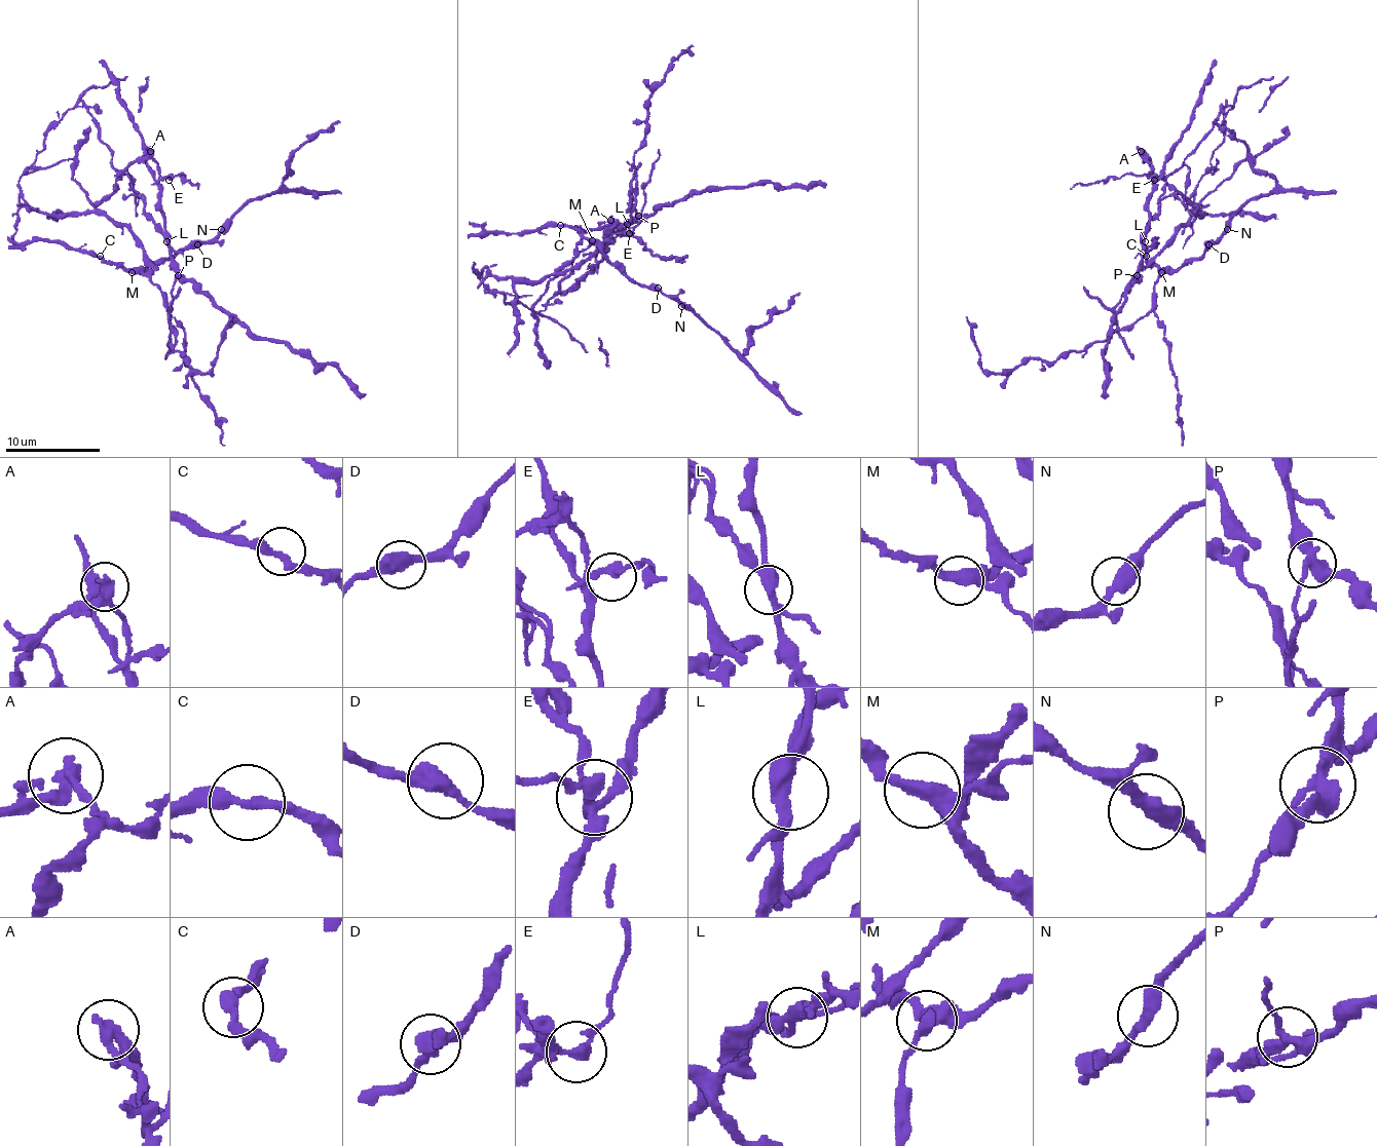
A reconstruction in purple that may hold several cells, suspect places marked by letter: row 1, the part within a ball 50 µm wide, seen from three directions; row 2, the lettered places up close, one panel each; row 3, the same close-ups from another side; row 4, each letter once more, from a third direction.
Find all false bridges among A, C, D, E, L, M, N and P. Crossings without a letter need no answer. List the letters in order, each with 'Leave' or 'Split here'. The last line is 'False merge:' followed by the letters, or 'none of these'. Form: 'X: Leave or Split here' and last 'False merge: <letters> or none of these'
A: Split here
C: Leave
D: Leave
E: Leave
L: Split here
M: Leave
N: Leave
P: Split here
False merge: A, L, P

